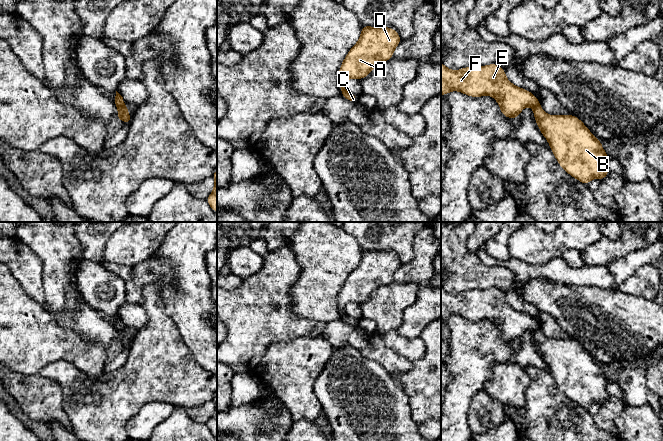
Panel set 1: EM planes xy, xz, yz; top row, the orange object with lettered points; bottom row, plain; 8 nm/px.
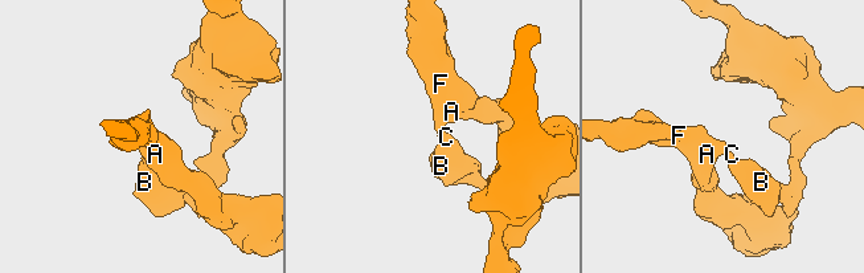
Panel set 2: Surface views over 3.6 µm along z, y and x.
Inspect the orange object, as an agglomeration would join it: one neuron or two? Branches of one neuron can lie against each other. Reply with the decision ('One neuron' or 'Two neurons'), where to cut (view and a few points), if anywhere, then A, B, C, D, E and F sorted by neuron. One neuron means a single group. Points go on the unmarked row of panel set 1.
Two neurons. Split along xy (124, 327), (118, 332). Groups: A D E F / B C

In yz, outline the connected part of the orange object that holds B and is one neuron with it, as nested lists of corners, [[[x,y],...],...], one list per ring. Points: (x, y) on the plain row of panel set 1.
[[[540,328],[533,332],[533,339],[557,386],[571,401],[588,410],[591,403],[608,400],[606,386],[611,381],[578,341],[548,339]]]

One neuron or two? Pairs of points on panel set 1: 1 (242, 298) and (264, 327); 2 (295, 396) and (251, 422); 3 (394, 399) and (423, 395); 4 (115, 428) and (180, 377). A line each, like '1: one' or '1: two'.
1: one
2: two
3: two
4: one

